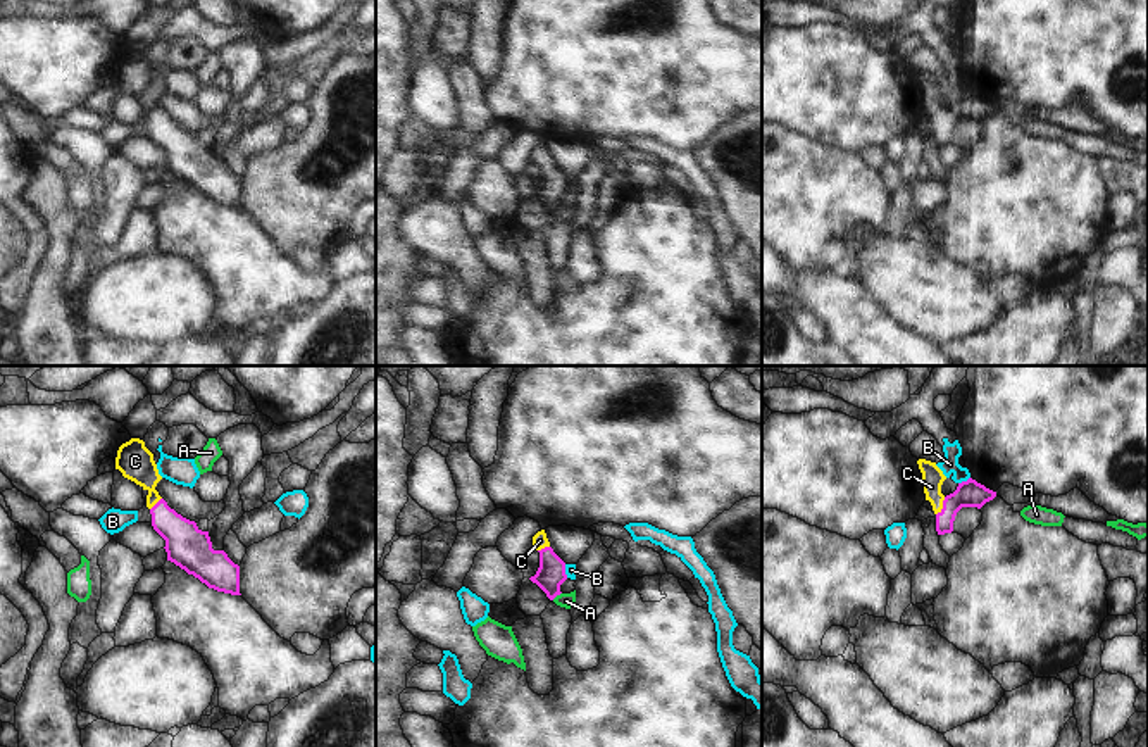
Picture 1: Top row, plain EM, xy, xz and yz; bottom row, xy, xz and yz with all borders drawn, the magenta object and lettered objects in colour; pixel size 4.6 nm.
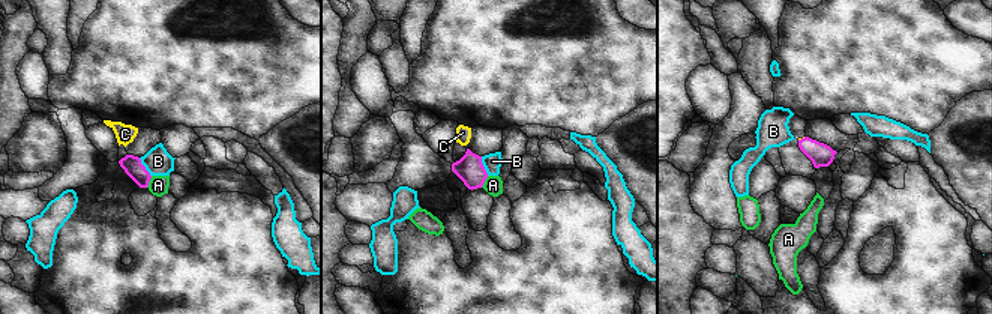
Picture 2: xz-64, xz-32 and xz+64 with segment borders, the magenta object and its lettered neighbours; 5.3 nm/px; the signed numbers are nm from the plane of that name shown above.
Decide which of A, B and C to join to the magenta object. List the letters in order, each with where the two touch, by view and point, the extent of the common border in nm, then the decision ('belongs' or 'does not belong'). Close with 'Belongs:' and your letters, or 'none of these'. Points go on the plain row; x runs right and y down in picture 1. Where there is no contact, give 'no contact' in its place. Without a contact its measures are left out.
A: xz (555, 209) | 60 nm | does not belong
B: yz (964, 95) | 70 nm | does not belong
C: yz (943, 119) | 100 nm | belongs
Belongs: C

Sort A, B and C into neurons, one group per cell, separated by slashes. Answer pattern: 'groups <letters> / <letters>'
groups A / B / C

